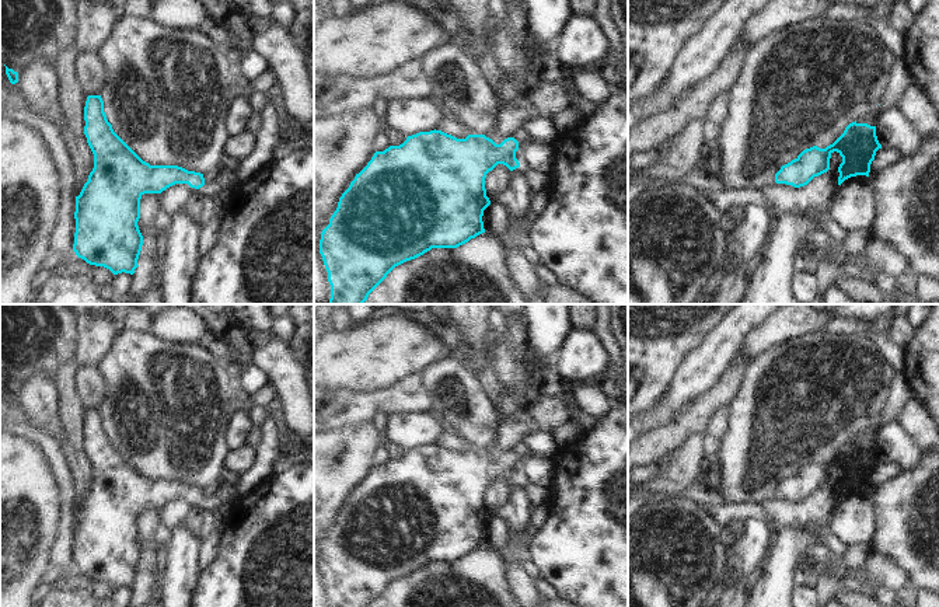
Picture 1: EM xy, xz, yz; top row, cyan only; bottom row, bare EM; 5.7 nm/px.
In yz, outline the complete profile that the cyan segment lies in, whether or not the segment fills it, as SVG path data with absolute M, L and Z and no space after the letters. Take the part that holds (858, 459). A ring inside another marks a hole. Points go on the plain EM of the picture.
M855 435L832 458L825 463L817 460L806 463L795 474L782 479L775 488L775 496L795 502L807 499L814 491L830 484L830 472L834 465L842 471L838 481L838 499L851 491L869 491L870 478L879 463L882 458L876 450L876 440Z

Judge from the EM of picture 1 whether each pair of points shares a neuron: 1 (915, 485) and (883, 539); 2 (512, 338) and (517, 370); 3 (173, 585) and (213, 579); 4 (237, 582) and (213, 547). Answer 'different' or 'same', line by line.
1: same
2: same
3: different
4: different

